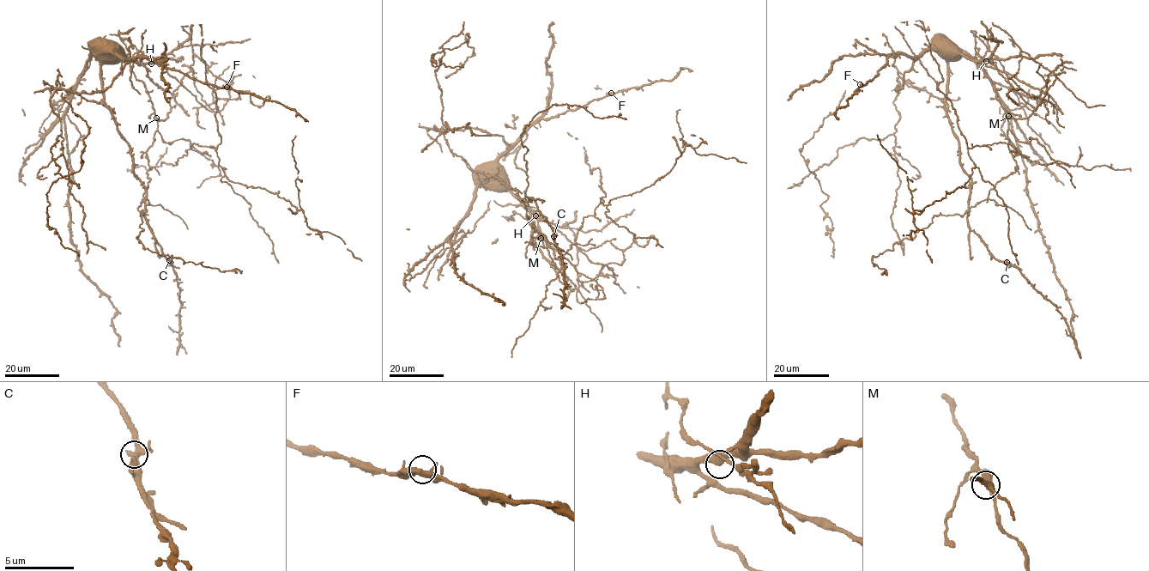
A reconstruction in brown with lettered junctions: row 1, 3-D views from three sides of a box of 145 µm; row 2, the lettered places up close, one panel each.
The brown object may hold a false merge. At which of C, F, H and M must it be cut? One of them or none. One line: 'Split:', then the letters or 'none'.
Split: none

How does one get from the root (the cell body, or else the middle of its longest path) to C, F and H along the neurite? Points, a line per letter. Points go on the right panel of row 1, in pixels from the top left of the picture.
C: (948, 51), (946, 110), (958, 141), (961, 167), (971, 182), (967, 224), (996, 259), (1006, 261)
F: (948, 51), (925, 49), (915, 57), (891, 54), (872, 79), (864, 85), (860, 84)
H: (948, 51), (957, 49), (970, 58), (985, 61)

